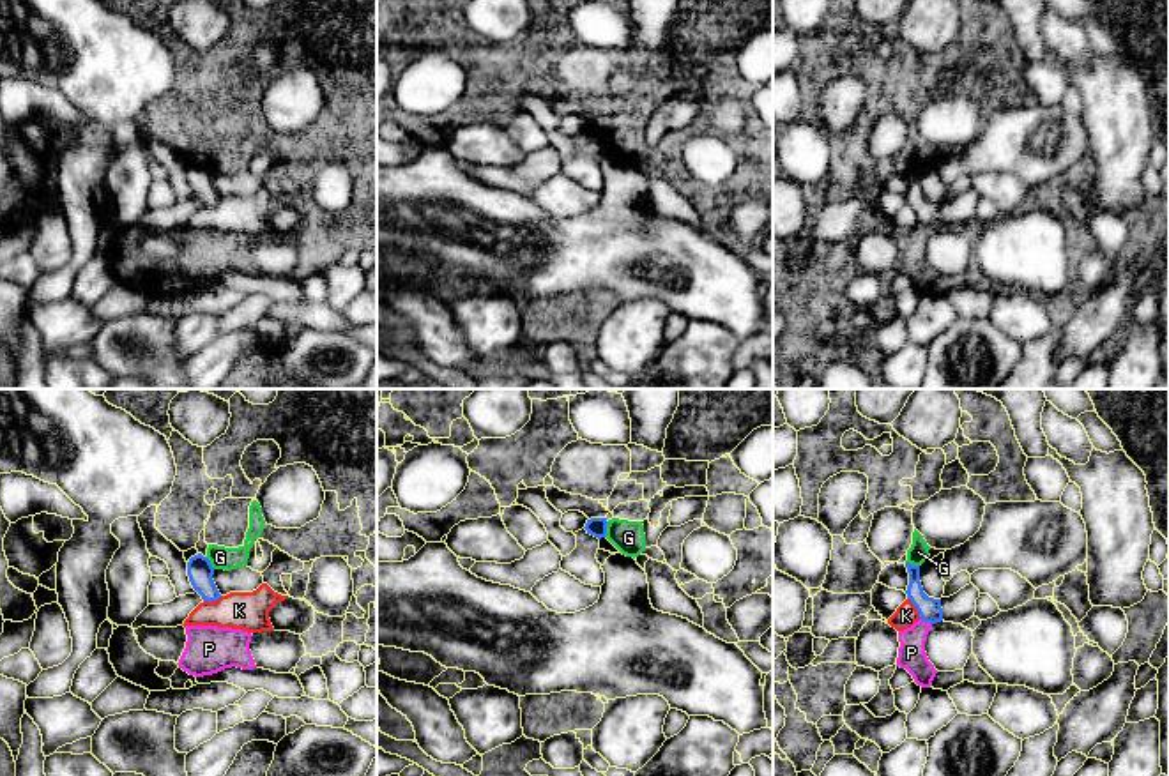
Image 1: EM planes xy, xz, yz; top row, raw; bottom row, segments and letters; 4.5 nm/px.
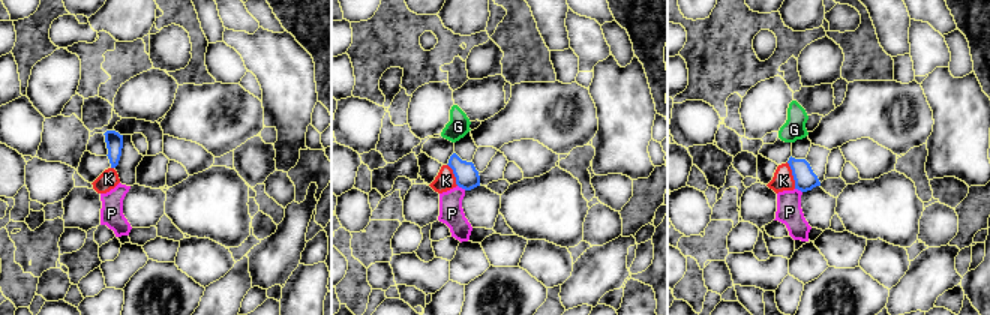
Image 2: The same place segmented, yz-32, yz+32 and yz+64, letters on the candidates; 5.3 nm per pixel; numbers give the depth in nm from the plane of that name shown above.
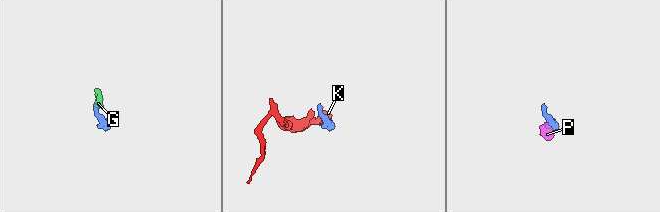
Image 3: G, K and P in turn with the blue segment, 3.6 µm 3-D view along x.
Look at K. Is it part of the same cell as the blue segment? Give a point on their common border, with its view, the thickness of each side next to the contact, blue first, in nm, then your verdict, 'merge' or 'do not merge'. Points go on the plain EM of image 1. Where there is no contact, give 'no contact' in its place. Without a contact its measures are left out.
yz (916, 213) | 110/100 nm | do not merge

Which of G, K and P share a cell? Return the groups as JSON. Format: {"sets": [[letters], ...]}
{"sets": [["G", "P"], ["K"]]}

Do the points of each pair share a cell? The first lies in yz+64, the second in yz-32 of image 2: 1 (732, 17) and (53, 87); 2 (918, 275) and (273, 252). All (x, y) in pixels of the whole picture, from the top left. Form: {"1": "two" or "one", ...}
{"1": "two", "2": "one"}

